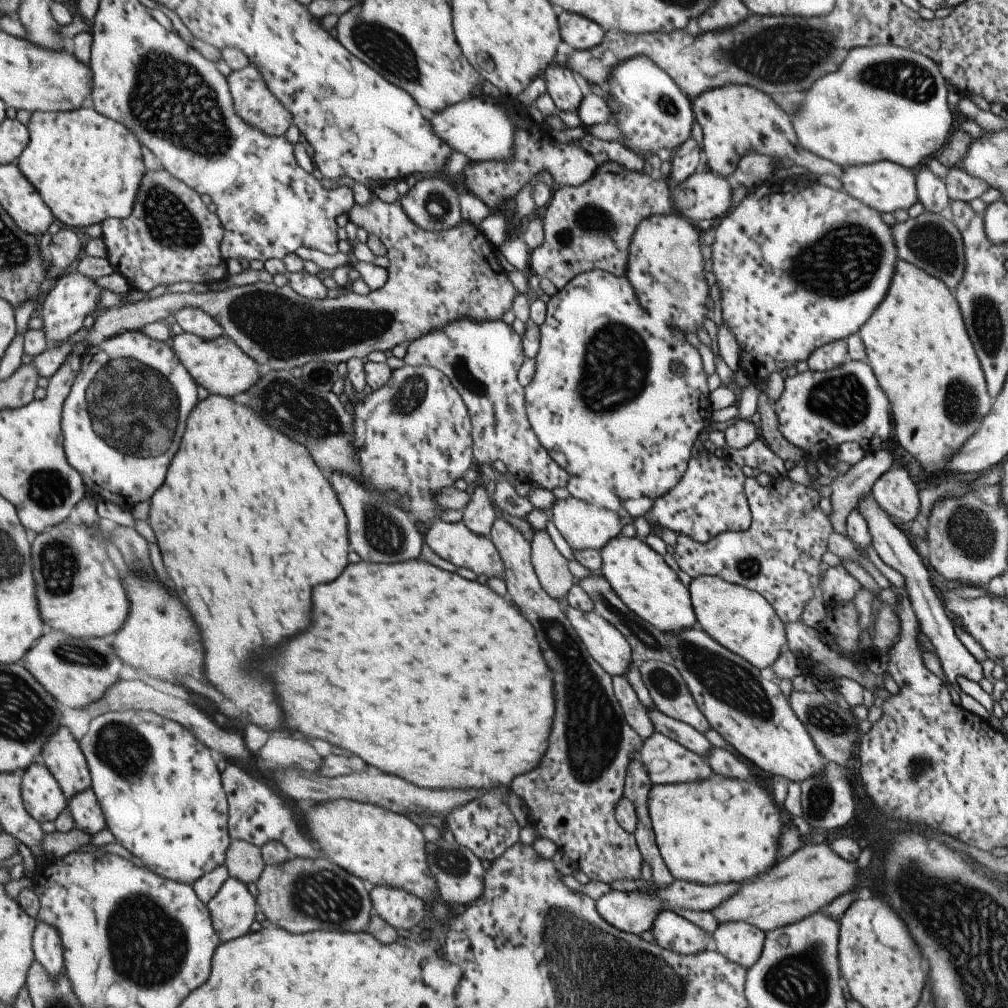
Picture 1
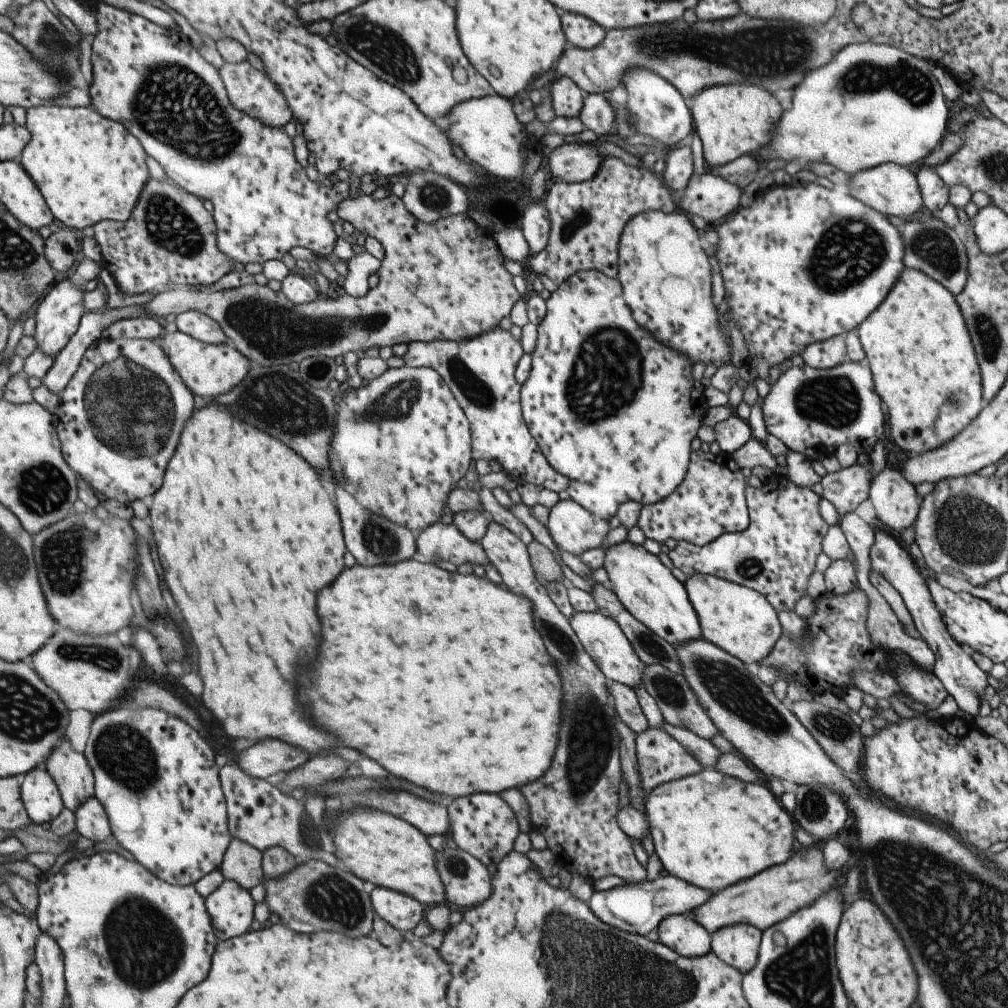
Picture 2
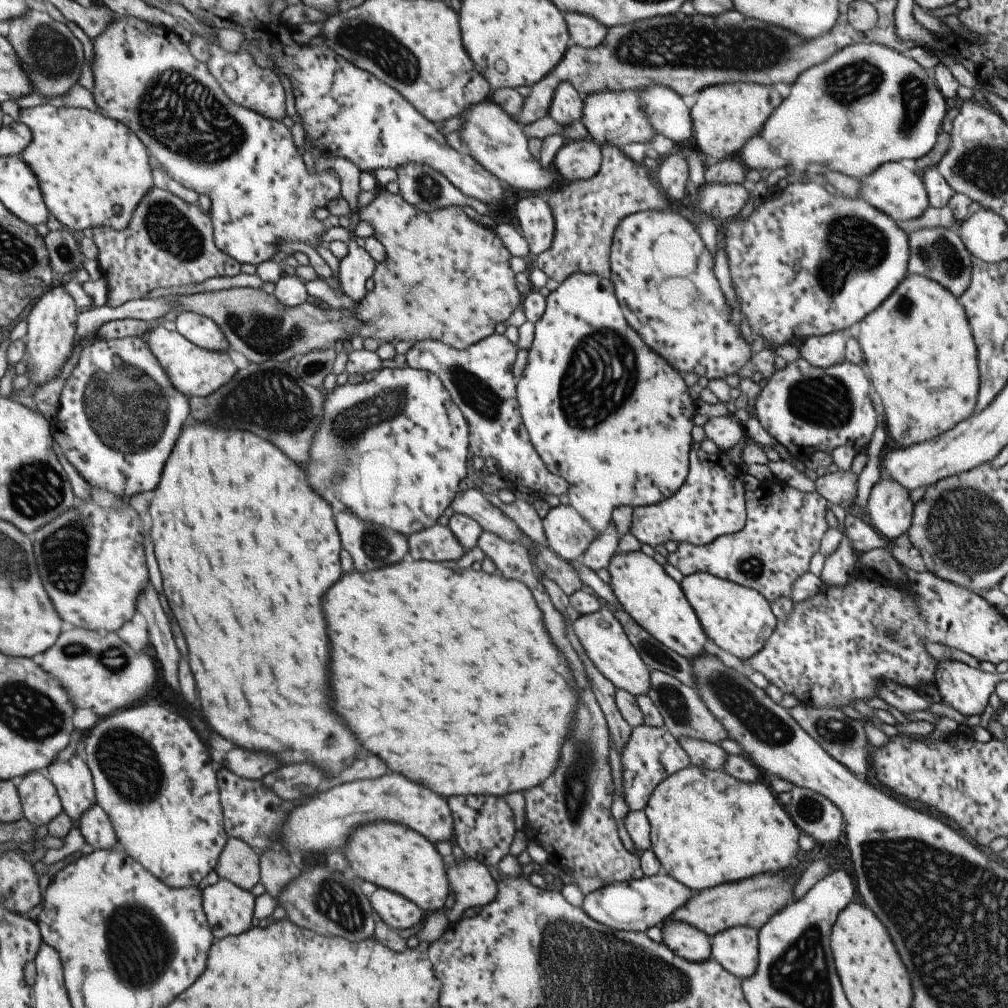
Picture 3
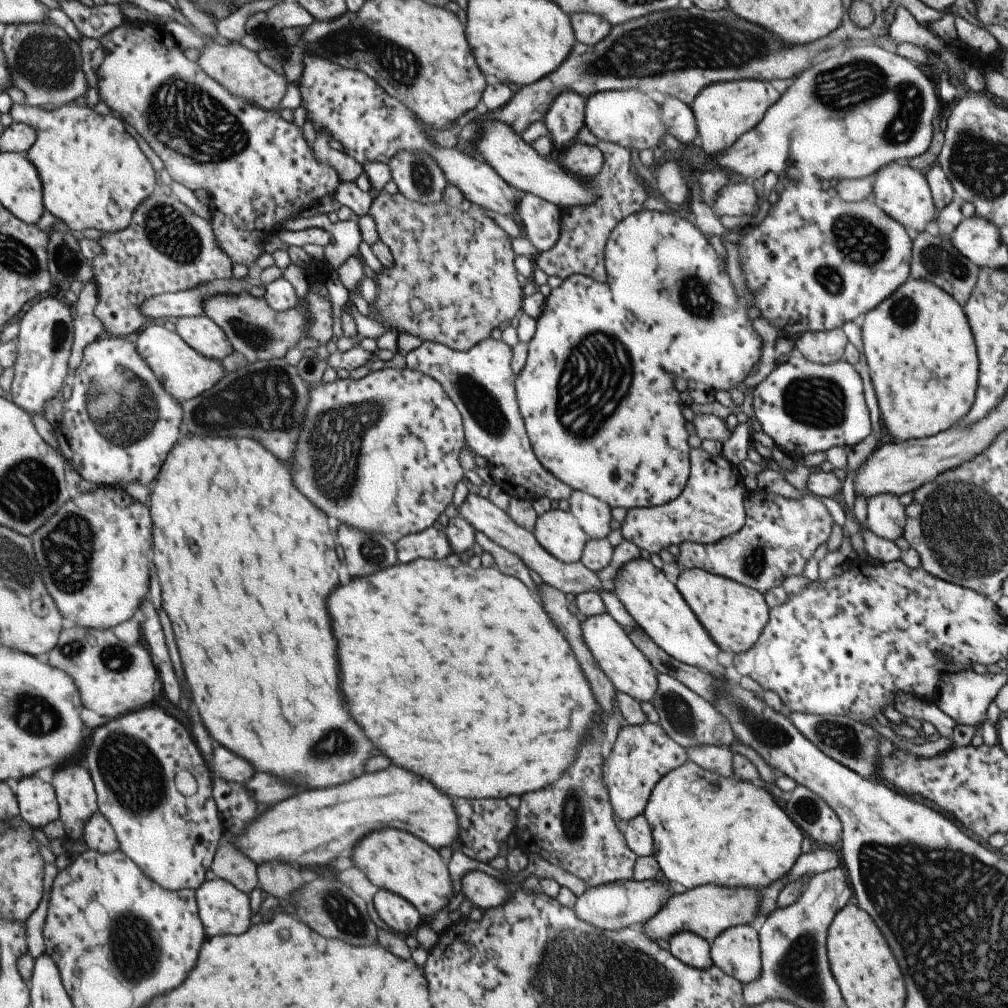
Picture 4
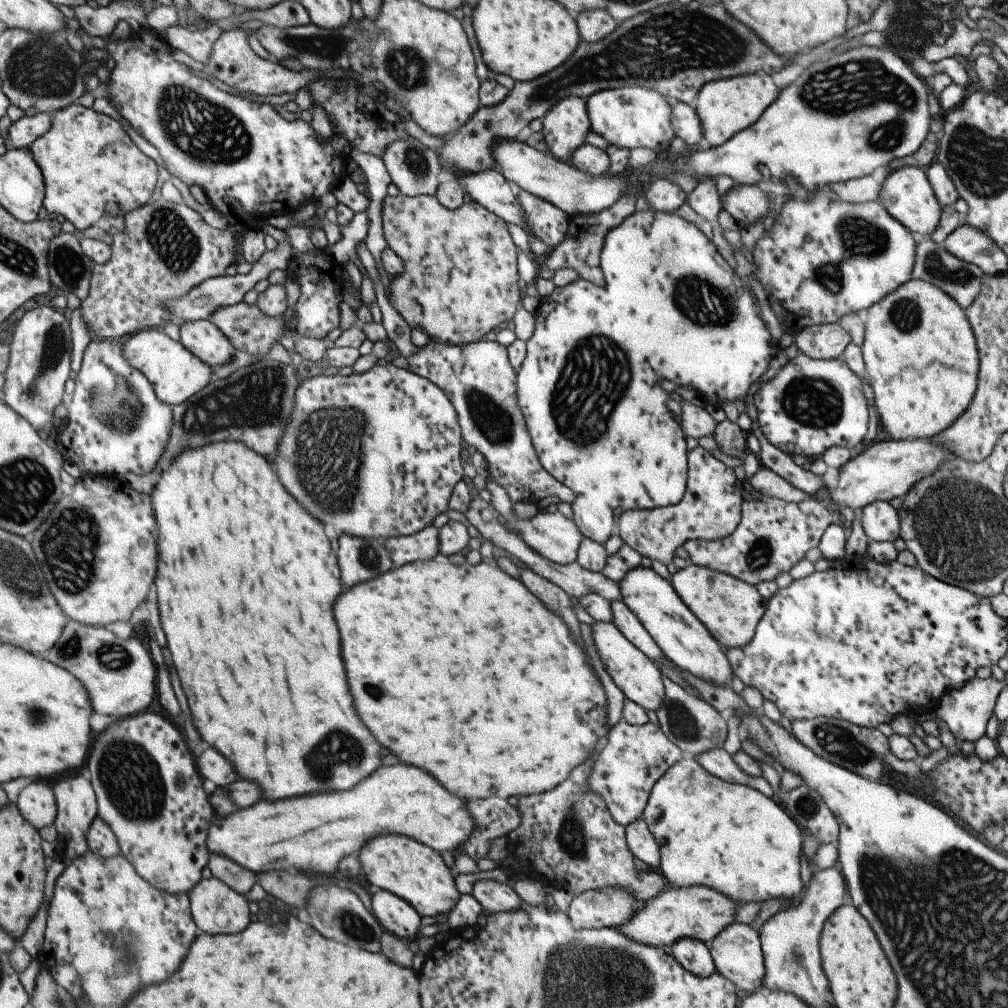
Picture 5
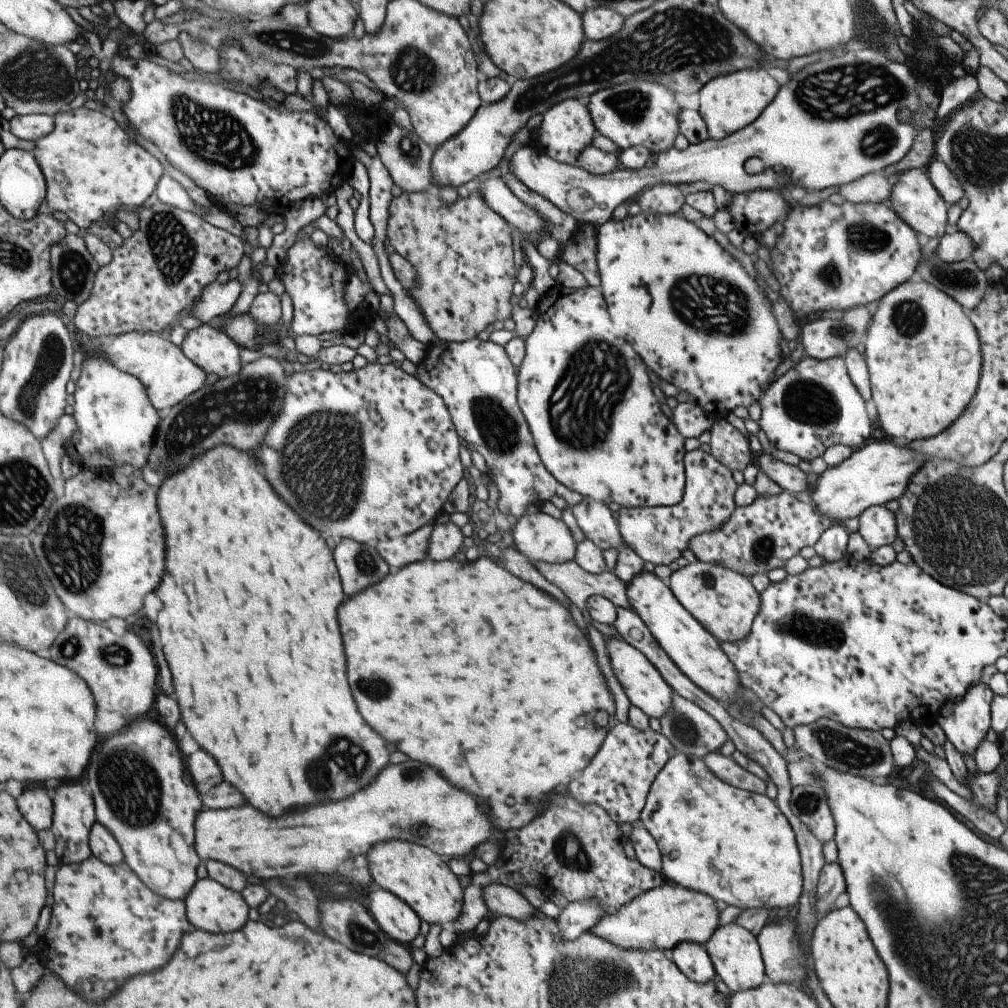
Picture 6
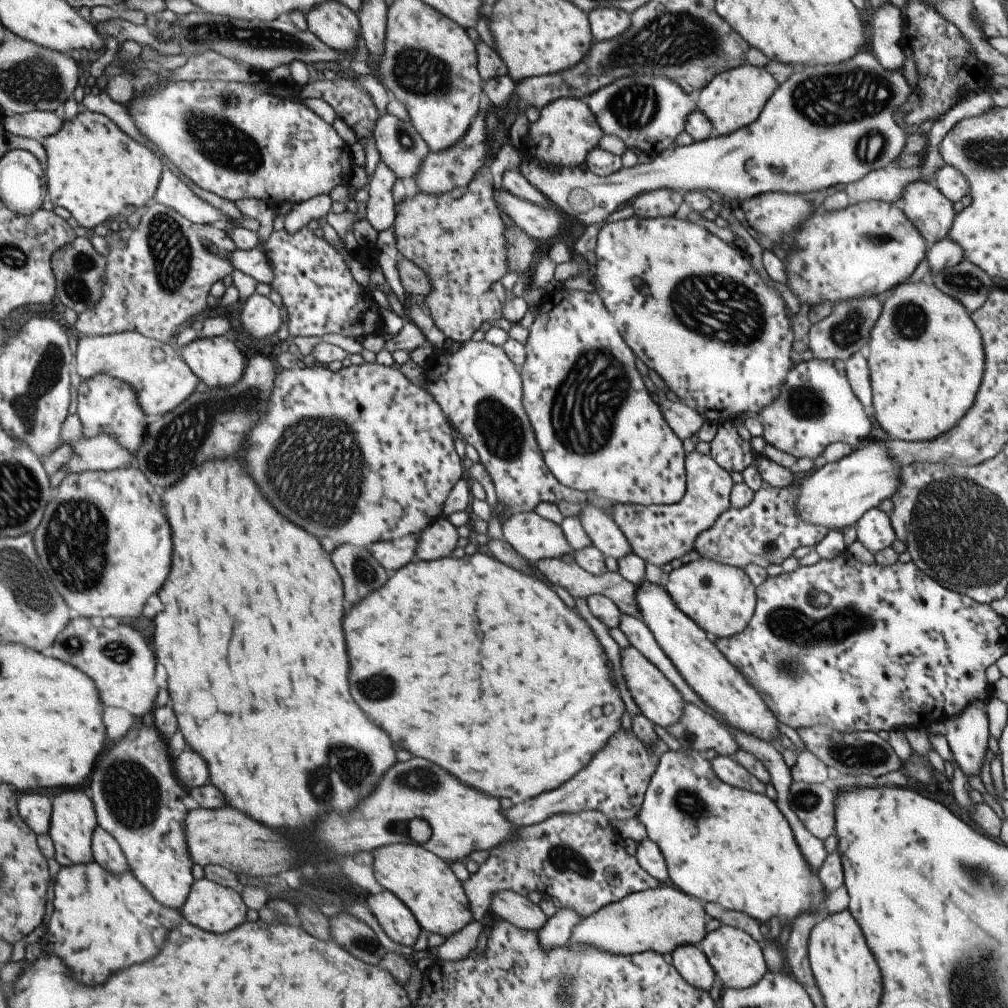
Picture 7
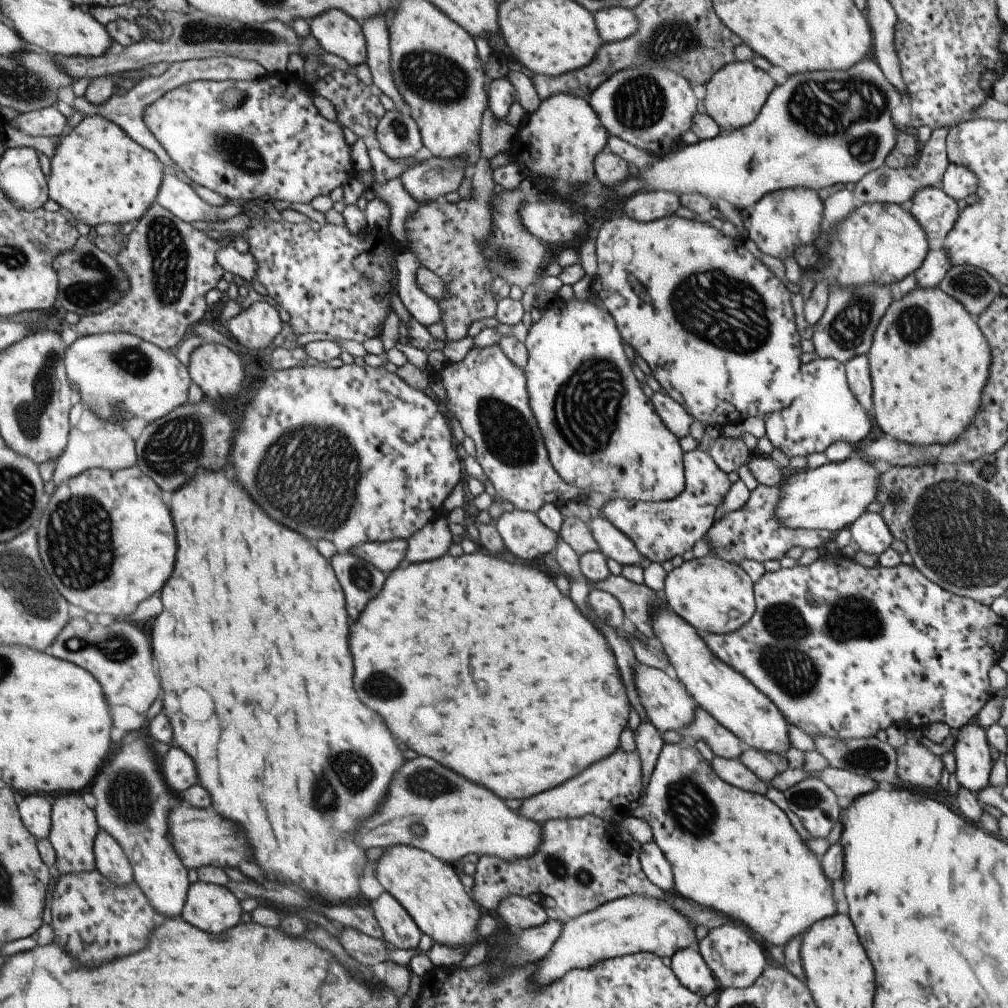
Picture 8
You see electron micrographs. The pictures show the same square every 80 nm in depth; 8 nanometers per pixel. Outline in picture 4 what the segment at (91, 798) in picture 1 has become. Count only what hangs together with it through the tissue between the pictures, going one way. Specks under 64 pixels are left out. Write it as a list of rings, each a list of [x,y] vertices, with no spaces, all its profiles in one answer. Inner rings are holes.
[[[97,810],[85,821],[82,841],[89,849],[108,853],[118,849],[118,842],[107,819]]]

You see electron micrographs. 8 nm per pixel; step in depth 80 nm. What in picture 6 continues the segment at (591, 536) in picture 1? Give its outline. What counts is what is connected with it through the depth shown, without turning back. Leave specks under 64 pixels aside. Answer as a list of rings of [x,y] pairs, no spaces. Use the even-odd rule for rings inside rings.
[[[524,513],[512,522],[510,535],[514,549],[527,561],[551,564],[573,561],[575,540],[562,520],[543,513]]]

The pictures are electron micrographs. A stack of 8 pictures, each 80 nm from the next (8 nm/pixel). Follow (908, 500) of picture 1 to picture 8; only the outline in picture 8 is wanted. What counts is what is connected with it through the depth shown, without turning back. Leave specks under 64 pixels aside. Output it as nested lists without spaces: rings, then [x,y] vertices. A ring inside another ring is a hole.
[[[864,512],[847,529],[852,546],[869,556],[881,555],[893,540],[879,513]]]

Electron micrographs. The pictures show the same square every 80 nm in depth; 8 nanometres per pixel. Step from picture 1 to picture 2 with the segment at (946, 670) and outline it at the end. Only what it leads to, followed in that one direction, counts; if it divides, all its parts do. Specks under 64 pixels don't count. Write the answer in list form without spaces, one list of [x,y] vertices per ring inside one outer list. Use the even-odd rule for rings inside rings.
[[[873,527],[875,532],[875,544],[869,550],[869,561],[871,570],[883,577],[901,596],[905,608],[909,611],[909,616],[915,625],[915,629],[921,635],[921,639],[927,644],[927,647],[933,652],[935,663],[931,670],[933,676],[941,682],[942,688],[945,688],[947,696],[951,696],[957,704],[957,707],[963,712],[970,714],[972,718],[978,716],[980,708],[980,699],[983,699],[984,688],[987,686],[986,673],[983,673],[973,660],[962,650],[947,632],[941,614],[937,612],[929,590],[925,586],[925,579],[919,574],[918,563],[914,564],[914,559],[903,547],[898,537],[890,533],[883,532],[877,527]]]

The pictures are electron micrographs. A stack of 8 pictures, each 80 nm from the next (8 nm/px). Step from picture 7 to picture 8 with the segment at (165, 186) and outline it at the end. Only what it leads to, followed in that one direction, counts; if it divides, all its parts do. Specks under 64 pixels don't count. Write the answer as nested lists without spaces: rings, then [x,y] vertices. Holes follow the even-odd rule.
[[[165,169],[155,203],[185,223],[195,220],[209,223],[243,214],[241,202],[237,200],[229,201],[223,206],[211,206],[203,202],[194,190],[173,176],[169,169]]]

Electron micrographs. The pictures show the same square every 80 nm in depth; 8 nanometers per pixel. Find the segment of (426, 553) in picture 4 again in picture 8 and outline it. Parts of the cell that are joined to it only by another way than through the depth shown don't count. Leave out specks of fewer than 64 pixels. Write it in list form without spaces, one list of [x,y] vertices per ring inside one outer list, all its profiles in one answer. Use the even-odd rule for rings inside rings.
[[[403,539],[364,543],[359,548],[349,548],[347,552],[375,566],[379,572],[387,576],[399,566],[401,560],[404,560],[405,548],[407,548],[407,542]]]

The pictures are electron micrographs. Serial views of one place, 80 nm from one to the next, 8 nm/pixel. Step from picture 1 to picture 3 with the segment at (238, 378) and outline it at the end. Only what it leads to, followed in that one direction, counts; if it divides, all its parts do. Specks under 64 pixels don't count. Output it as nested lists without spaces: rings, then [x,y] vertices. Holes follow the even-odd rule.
[[[163,326],[149,328],[143,336],[143,342],[149,348],[151,356],[157,360],[157,364],[163,368],[173,390],[177,390],[187,399],[192,396],[208,396],[211,392],[216,392],[221,384],[227,384],[227,380],[231,380],[231,376],[237,370],[226,351],[209,352],[203,348],[197,348],[189,340],[185,340],[181,334],[176,331],[169,332]]]

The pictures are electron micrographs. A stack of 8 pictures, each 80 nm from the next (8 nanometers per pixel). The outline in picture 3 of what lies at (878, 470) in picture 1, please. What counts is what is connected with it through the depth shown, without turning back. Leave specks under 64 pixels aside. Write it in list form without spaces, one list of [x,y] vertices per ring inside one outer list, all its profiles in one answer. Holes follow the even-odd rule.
[[[830,469],[830,471],[820,478],[813,481],[813,486],[815,486],[815,492],[819,494],[828,505],[836,504],[837,506],[847,509],[853,505],[853,498],[855,498],[856,482],[858,476],[855,476],[851,470],[837,470]]]

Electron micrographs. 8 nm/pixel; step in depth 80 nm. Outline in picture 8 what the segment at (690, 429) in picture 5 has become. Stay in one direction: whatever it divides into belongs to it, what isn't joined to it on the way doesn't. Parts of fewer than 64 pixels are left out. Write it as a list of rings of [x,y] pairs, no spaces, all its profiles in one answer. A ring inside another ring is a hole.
[[[648,392],[648,395],[655,414],[663,422],[665,428],[673,434],[673,437],[679,439],[689,433],[693,418],[677,402],[658,392]]]

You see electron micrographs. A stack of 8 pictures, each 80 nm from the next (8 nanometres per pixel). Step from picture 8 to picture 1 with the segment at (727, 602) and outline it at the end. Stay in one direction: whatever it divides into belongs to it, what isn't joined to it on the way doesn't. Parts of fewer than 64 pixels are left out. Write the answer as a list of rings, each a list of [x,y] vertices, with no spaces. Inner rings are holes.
[[[711,575],[695,577],[687,586],[697,626],[722,647],[745,659],[759,670],[777,660],[786,644],[784,624],[772,606],[755,591]]]

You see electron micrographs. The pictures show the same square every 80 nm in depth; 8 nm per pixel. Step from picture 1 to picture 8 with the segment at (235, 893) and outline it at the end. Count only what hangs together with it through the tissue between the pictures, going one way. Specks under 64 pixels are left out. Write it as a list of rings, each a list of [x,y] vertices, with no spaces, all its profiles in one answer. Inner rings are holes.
[[[196,881],[187,888],[179,918],[202,932],[221,934],[239,922],[241,908],[226,887]]]

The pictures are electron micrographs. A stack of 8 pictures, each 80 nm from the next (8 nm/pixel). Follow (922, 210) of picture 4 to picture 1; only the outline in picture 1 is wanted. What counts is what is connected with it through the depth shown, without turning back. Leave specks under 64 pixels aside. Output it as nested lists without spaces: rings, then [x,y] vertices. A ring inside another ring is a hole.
[[[877,161],[869,164],[843,167],[839,178],[842,190],[854,199],[880,212],[893,212],[909,208],[917,202],[913,172],[891,161]]]

